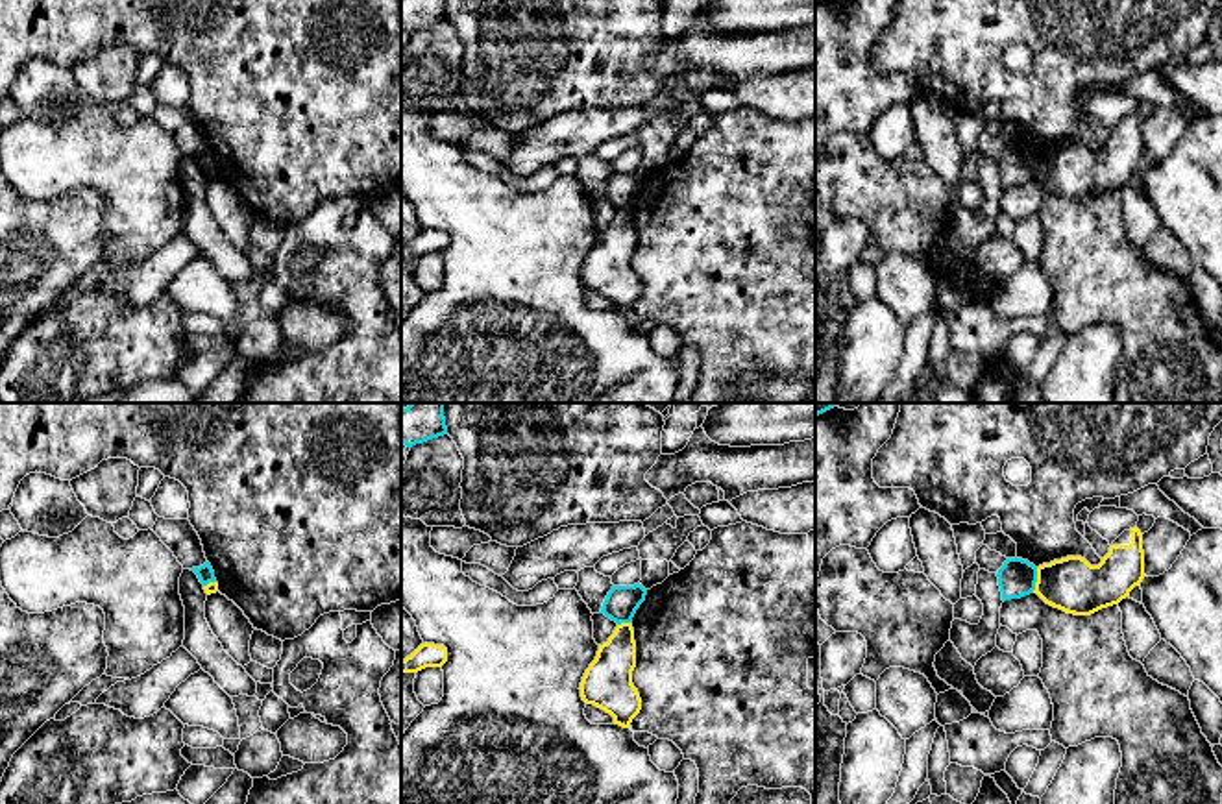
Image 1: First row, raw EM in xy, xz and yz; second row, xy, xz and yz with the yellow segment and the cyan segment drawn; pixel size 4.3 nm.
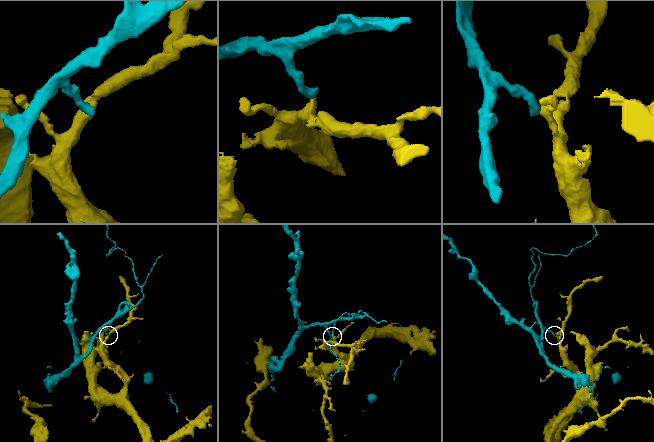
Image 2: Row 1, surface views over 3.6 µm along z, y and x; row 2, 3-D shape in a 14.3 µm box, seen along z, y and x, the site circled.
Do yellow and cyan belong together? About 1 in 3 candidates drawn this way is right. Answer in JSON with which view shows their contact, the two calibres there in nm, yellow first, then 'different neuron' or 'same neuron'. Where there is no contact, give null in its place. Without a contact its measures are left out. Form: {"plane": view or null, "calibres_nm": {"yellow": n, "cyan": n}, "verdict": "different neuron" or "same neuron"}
{"plane": "yz", "calibres_nm": {"yellow": 240, "cyan": 170}, "verdict": "different neuron"}

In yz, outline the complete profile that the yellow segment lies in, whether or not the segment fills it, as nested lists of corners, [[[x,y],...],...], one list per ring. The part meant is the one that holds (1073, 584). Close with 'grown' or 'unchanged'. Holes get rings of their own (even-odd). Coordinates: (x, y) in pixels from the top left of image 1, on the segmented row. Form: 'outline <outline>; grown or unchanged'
outline [[[1124,530],[1098,566],[1067,556],[1037,567],[1037,593],[1046,604],[1074,615],[1091,615],[1118,604],[1144,579],[1143,534]]]; grown

